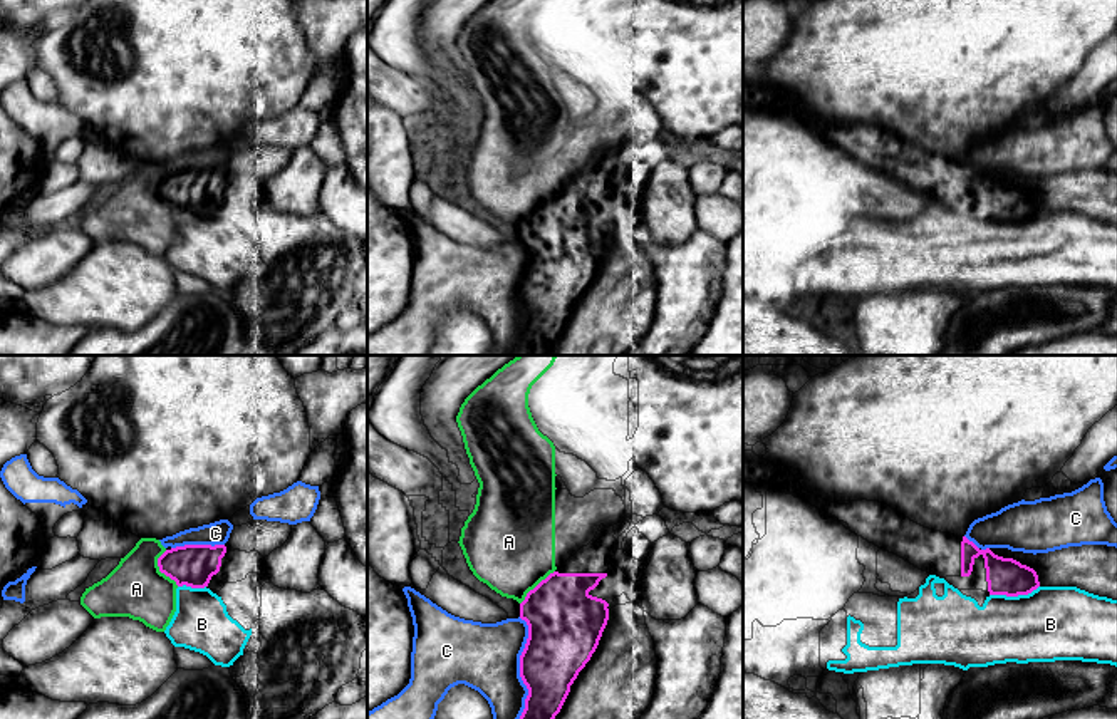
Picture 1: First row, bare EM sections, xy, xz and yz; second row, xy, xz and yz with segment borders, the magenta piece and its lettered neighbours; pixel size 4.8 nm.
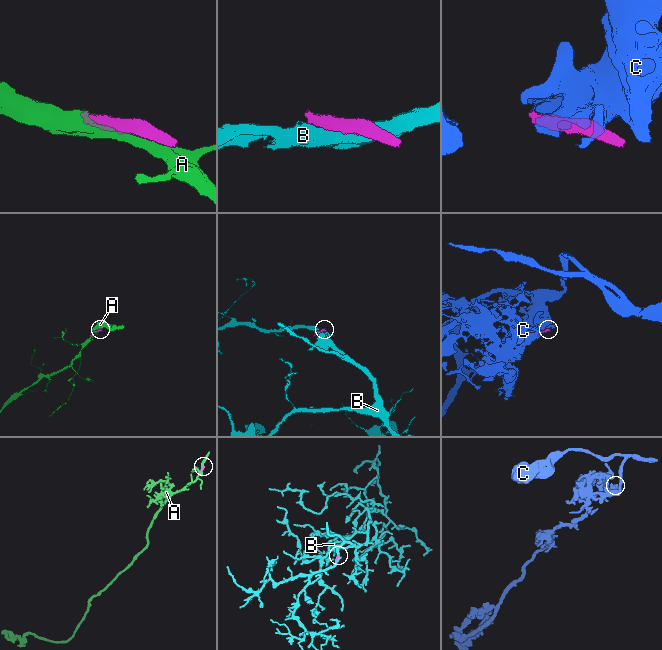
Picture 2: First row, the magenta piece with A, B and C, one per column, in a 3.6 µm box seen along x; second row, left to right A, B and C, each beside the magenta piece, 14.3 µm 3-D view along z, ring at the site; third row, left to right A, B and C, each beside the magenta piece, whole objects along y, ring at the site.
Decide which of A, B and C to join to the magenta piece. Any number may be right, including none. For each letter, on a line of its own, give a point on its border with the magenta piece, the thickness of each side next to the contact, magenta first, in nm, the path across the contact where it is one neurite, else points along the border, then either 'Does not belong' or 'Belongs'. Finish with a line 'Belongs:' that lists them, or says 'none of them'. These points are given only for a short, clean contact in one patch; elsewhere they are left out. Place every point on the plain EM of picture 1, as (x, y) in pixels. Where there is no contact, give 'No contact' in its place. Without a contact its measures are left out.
A: Touches magenta at xy (160, 195). Thickness 200 nm (magenta) against 280 nm. Does not belong
B: Touches magenta at yz (1013, 220). Thickness 180 nm (magenta) against 360 nm. Does not belong
C: Touches magenta at xz (520, 299). Thickness 320 nm (magenta) against 320 nm. Does not belong
Belongs: none of them

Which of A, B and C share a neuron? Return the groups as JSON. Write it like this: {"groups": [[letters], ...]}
{"groups": [["A"], ["B"], ["C"]]}

